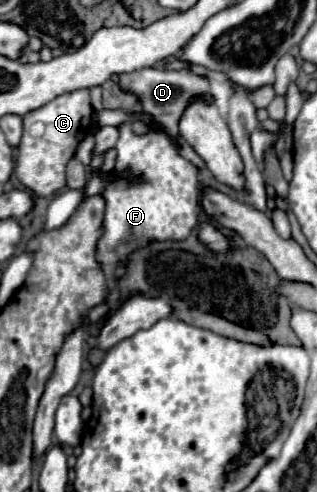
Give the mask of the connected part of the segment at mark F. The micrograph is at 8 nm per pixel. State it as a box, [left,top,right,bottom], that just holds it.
[99,123,201,277]

